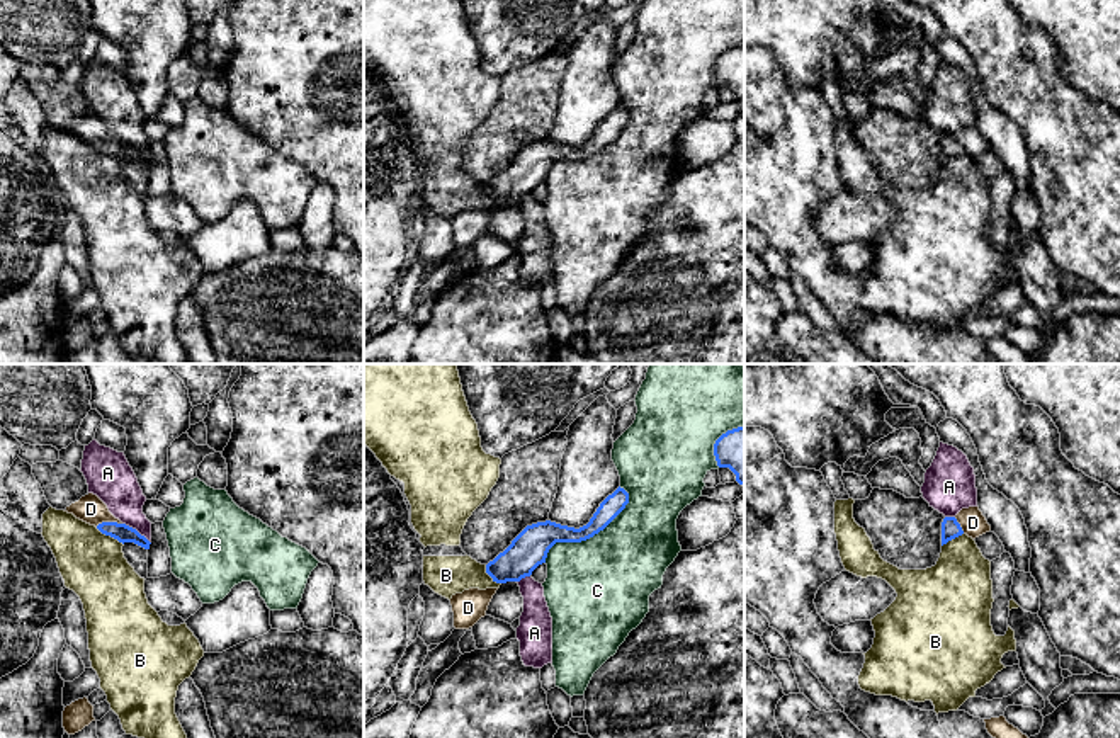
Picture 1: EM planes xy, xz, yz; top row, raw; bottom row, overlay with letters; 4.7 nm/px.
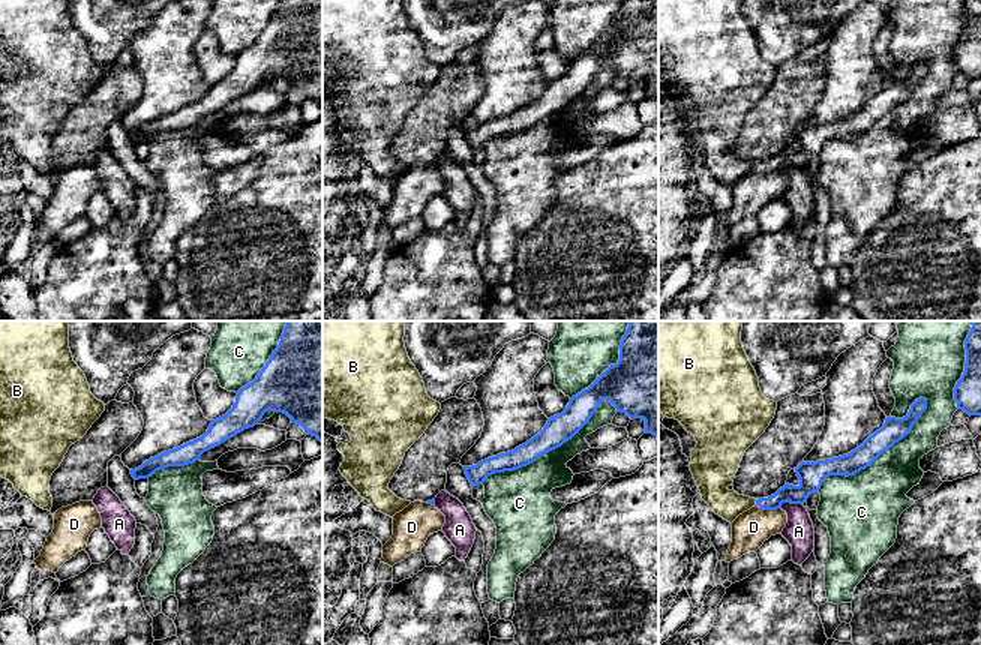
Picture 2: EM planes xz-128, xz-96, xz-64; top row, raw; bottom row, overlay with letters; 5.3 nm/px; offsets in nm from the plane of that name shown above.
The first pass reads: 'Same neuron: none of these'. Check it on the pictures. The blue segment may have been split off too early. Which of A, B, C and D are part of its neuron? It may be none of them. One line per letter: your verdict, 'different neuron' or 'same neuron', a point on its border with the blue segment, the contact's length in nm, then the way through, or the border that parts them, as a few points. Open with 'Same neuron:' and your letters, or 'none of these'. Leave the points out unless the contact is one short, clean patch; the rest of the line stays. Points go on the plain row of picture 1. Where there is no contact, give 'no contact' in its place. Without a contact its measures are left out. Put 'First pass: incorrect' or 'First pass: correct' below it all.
Same neuron: D
A: different neuron; meets blue in xy at (135, 148); contact 170 nm long
B: different neuron; meets blue in xy at (109, 153); contact 160 nm long; border along xy (96, 147), (123, 164)
C: different neuron; meets blue in xz at (587, 157); contact 500 nm long
D: same neuron; meets blue in xy at (107, 141); contact 130 nm long; runs through xy (123, 152), (107, 141), (90, 128)
First pass: incorrect

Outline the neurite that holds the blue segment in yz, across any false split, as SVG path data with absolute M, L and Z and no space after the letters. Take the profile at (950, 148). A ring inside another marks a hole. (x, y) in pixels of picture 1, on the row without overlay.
M979 126L962 128L955 136L945 136L942 141L942 165L948 160L967 153L976 158L991 150Z

